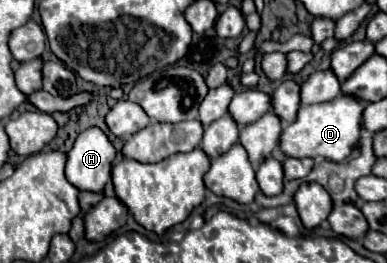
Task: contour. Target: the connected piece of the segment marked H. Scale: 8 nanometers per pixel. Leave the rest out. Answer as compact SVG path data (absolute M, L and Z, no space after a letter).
M88 127L76 137L66 161L66 179L80 191L102 191L110 181L118 151L100 127Z

